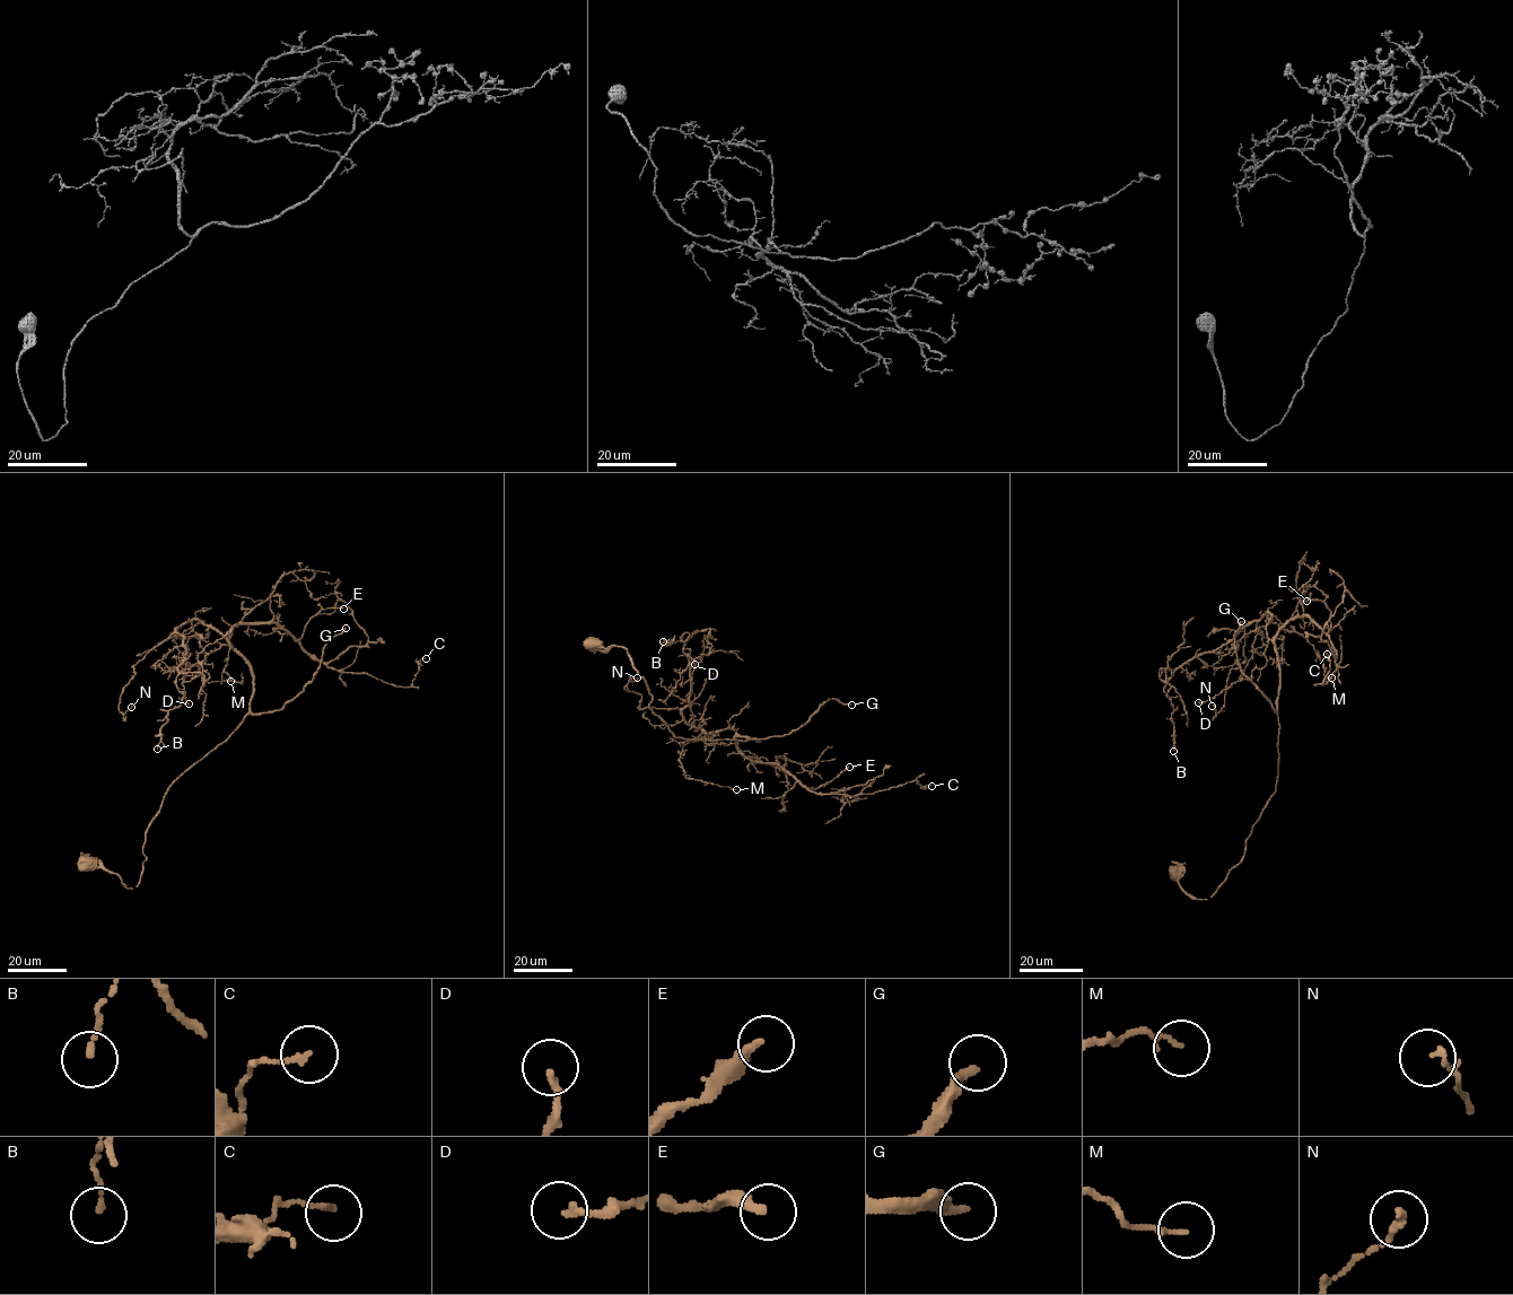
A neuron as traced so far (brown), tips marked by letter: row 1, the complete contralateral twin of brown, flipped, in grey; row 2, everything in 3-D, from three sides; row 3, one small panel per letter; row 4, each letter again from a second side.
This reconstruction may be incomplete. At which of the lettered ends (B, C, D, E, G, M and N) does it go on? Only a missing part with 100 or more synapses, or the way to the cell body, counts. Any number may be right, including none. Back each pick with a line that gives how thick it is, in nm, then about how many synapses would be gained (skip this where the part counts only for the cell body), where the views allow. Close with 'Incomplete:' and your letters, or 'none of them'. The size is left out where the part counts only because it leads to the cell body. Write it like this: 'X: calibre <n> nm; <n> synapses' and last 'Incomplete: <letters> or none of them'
G: calibre 260 nm; 350 synapses
Incomplete: G

